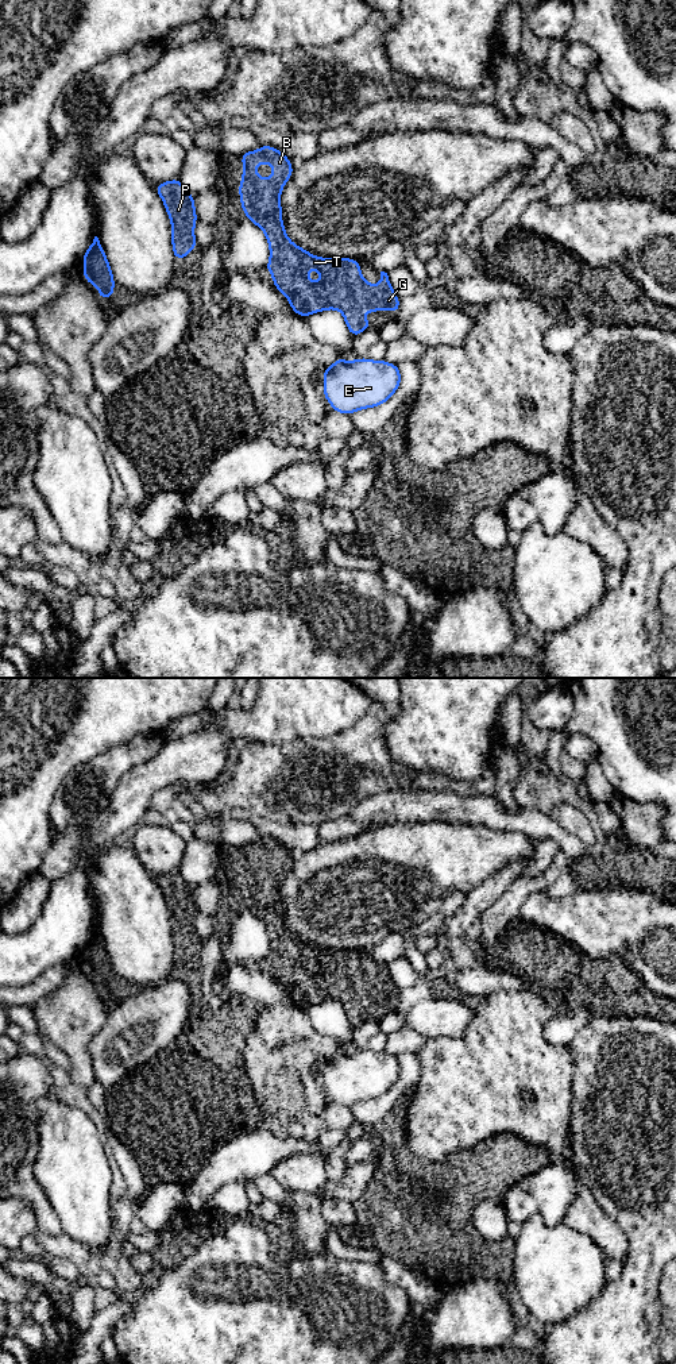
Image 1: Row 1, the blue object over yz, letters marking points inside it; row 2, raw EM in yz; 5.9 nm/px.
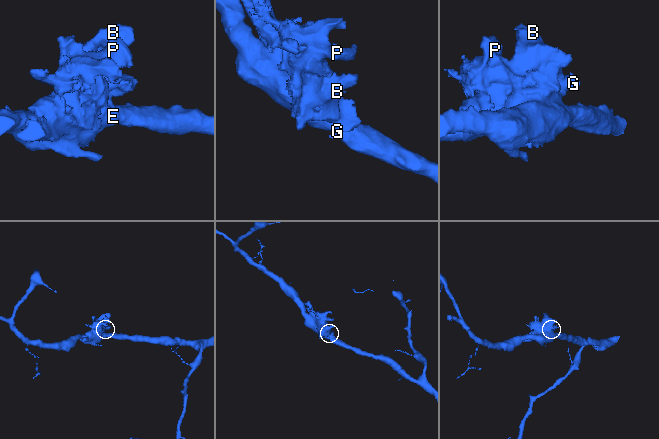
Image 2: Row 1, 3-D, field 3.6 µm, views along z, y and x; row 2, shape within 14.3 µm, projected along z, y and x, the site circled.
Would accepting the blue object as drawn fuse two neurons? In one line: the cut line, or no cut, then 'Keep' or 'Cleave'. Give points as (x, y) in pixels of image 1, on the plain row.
No split. Keep

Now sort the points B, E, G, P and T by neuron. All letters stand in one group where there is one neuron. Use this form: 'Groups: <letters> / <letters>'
Groups: B E G P T

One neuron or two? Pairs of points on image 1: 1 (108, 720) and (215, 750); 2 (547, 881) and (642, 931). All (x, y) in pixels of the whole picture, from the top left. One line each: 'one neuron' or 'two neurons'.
1: two neurons
2: two neurons

